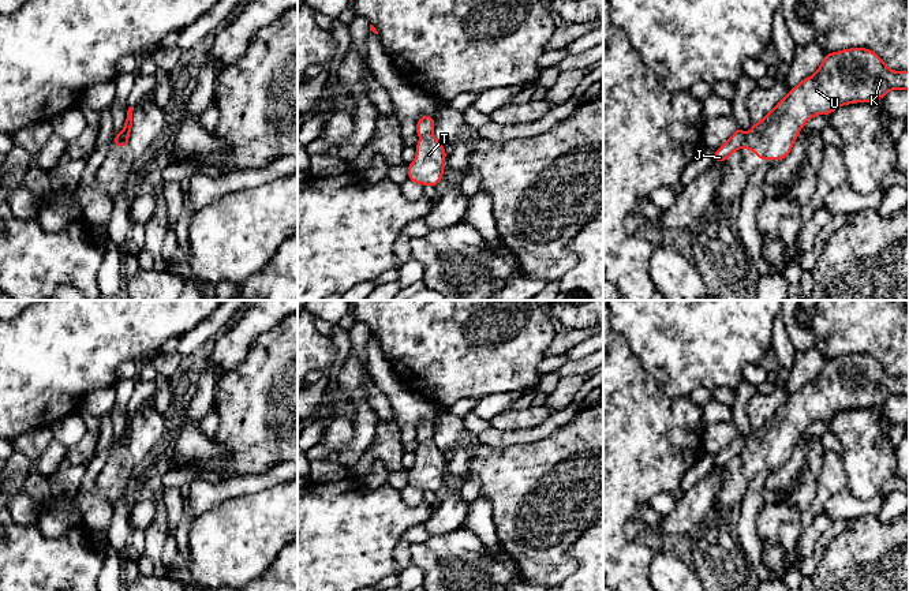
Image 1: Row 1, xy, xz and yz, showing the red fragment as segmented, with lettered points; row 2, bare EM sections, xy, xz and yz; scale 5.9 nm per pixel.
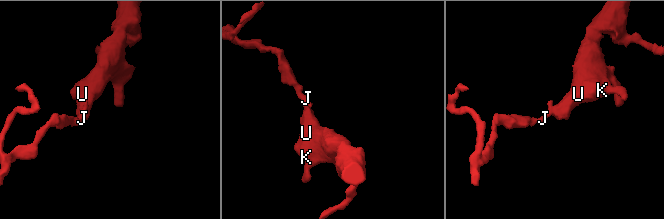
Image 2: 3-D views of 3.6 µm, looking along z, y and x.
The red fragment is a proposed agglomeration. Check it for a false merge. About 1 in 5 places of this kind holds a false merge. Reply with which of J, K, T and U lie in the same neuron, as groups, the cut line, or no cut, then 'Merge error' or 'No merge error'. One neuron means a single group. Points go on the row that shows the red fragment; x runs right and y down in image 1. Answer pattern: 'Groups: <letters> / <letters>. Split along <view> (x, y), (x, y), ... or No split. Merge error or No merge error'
Groups: J / K T U. Split along yz (745, 135), (741, 146). Merge error

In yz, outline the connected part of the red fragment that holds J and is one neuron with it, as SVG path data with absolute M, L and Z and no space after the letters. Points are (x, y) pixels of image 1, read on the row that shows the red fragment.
M737 127L736 132L729 138L729 141L714 152L714 161L726 161L734 152L742 147L744 142L745 132L740 127Z

